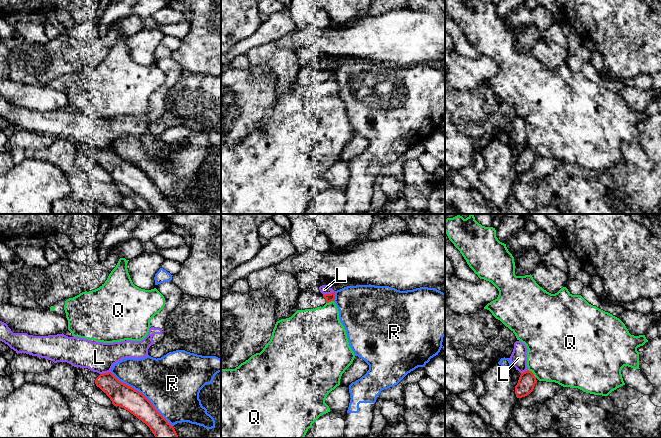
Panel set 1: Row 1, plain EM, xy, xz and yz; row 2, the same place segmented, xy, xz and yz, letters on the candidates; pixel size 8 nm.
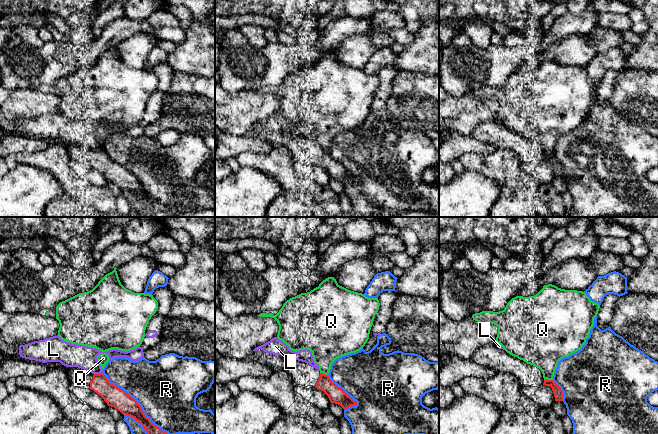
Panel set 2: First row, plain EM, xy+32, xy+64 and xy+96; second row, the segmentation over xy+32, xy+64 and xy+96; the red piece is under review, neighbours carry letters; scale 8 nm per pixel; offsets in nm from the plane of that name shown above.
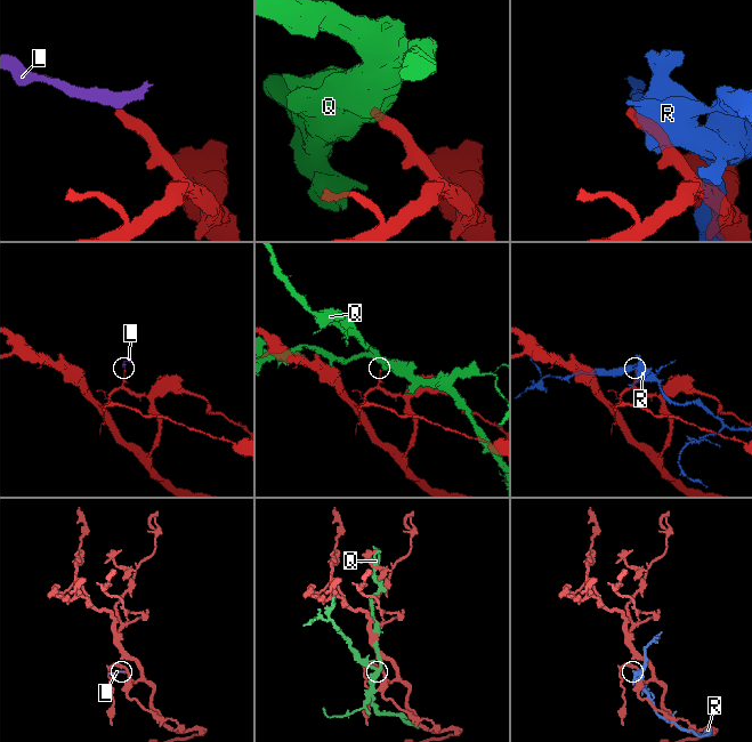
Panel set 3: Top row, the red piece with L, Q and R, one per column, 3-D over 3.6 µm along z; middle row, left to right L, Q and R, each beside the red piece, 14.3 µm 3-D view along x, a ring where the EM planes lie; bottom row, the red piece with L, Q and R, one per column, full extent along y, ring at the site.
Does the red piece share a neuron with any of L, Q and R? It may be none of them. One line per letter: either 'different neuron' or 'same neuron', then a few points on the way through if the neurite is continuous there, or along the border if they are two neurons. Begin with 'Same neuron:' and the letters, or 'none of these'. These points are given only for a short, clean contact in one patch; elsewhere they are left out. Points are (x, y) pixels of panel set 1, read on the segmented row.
Same neuron: none of these
L: different neuron
Q: different neuron
R: different neuron

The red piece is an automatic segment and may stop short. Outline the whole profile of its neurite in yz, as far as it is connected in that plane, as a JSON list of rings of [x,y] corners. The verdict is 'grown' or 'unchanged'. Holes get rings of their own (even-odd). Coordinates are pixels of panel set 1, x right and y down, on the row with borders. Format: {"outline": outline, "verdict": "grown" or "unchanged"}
{"outline": [[[527,370],[521,373],[518,383],[515,386],[515,394],[517,398],[522,398],[529,395],[536,384],[537,380],[534,374]]], "verdict": "unchanged"}

